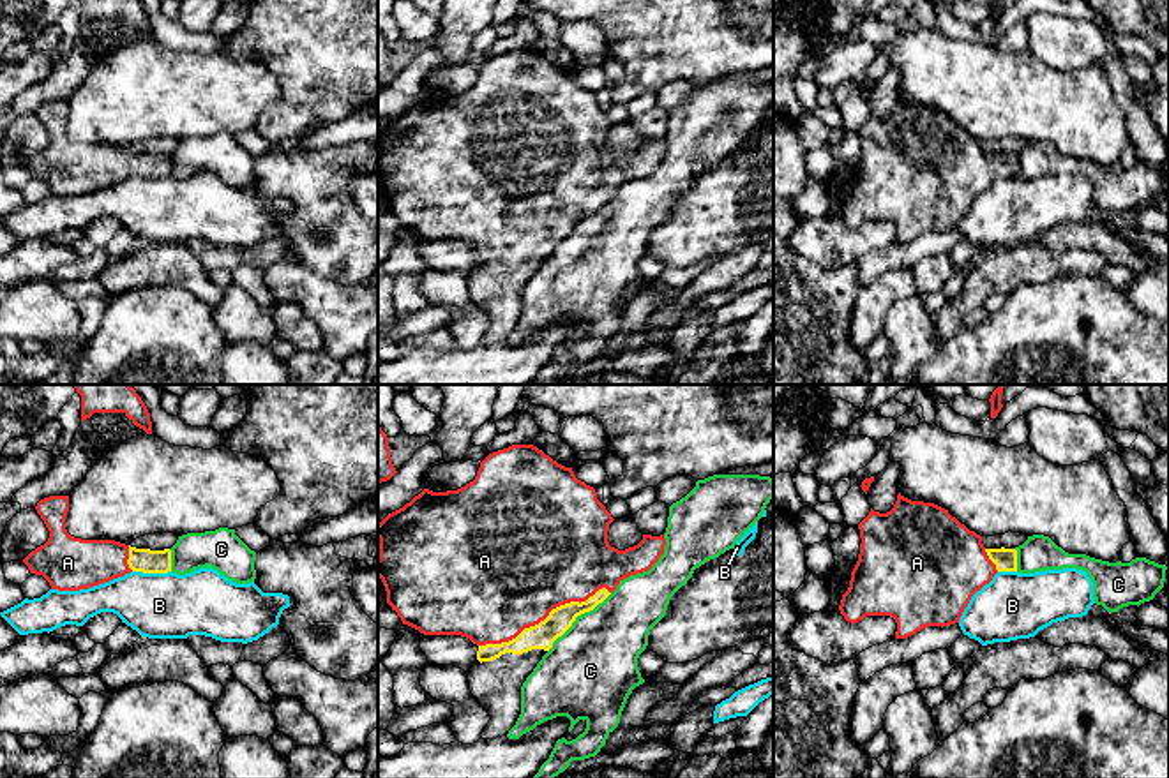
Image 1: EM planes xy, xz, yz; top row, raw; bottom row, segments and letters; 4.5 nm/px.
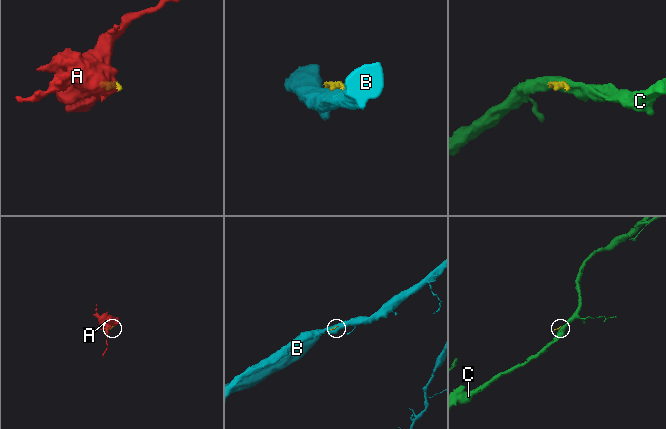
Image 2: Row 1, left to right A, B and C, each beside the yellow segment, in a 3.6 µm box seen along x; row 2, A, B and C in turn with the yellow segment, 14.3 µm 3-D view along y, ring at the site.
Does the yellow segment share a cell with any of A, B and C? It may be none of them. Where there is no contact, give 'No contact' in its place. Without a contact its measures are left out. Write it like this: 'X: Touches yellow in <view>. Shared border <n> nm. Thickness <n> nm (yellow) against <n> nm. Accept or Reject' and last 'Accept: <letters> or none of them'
A: Touches yellow in xz. Shared border 650 nm. Thickness 120 nm (yellow) against 480 nm. Accept
B: Touches yellow in xy. Shared border 180 nm. Thickness 110 nm (yellow) against 300 nm. Reject
C: Touches yellow in xz. Shared border 400 nm. Thickness 120 nm (yellow) against 400 nm. Reject
Accept: A

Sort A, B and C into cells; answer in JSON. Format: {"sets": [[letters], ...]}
{"sets": [["A"], ["B"], ["C"]]}

